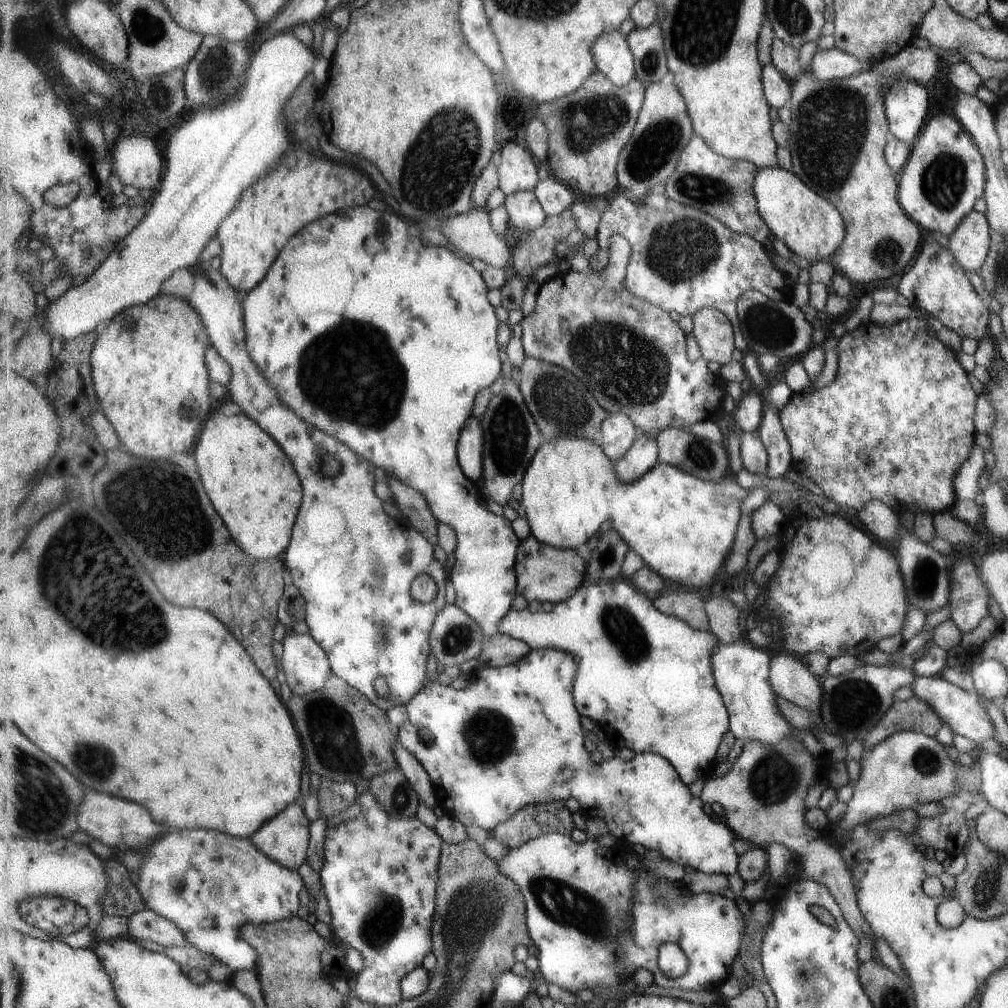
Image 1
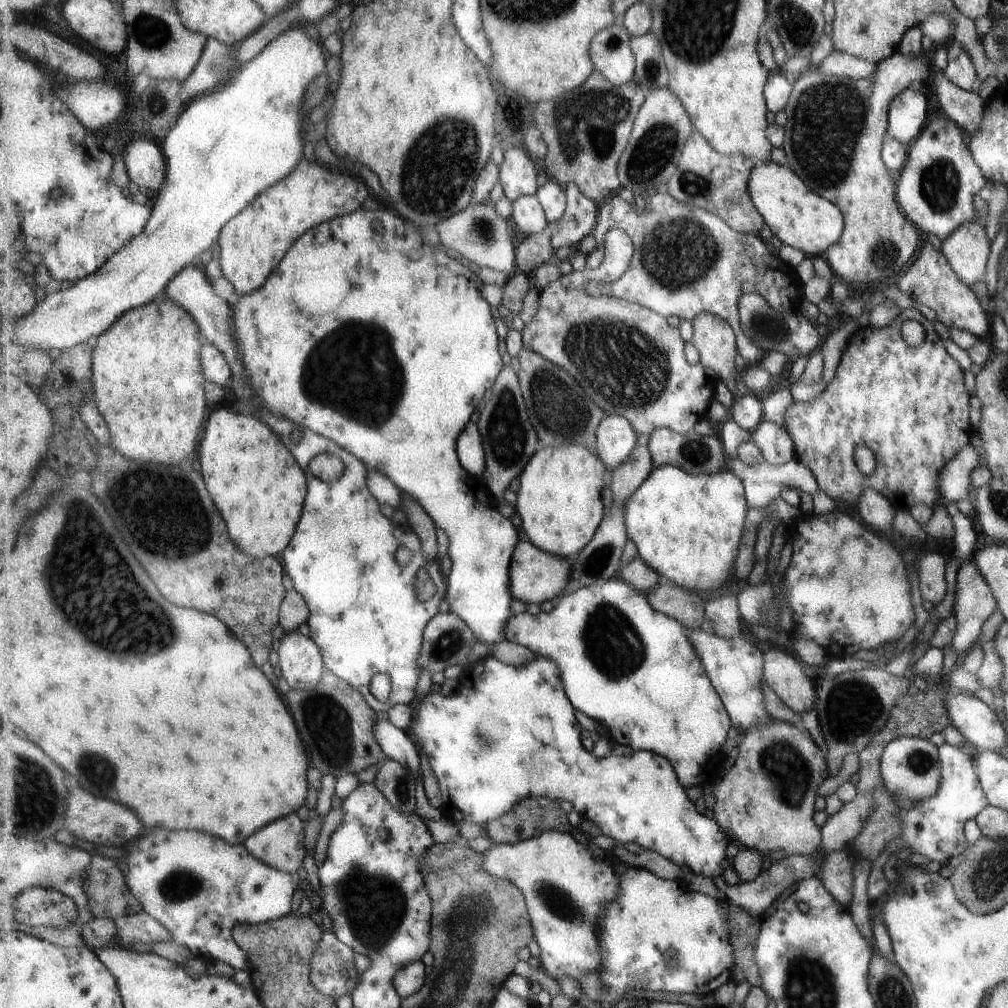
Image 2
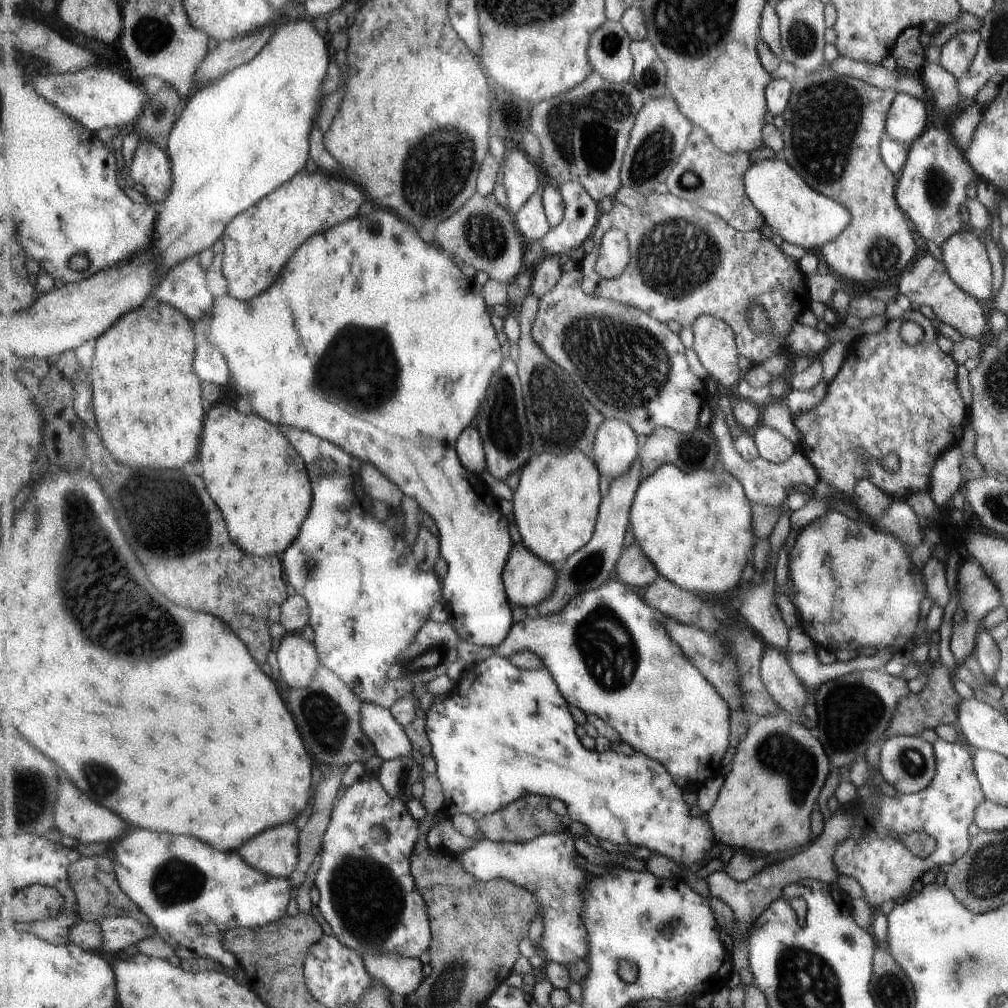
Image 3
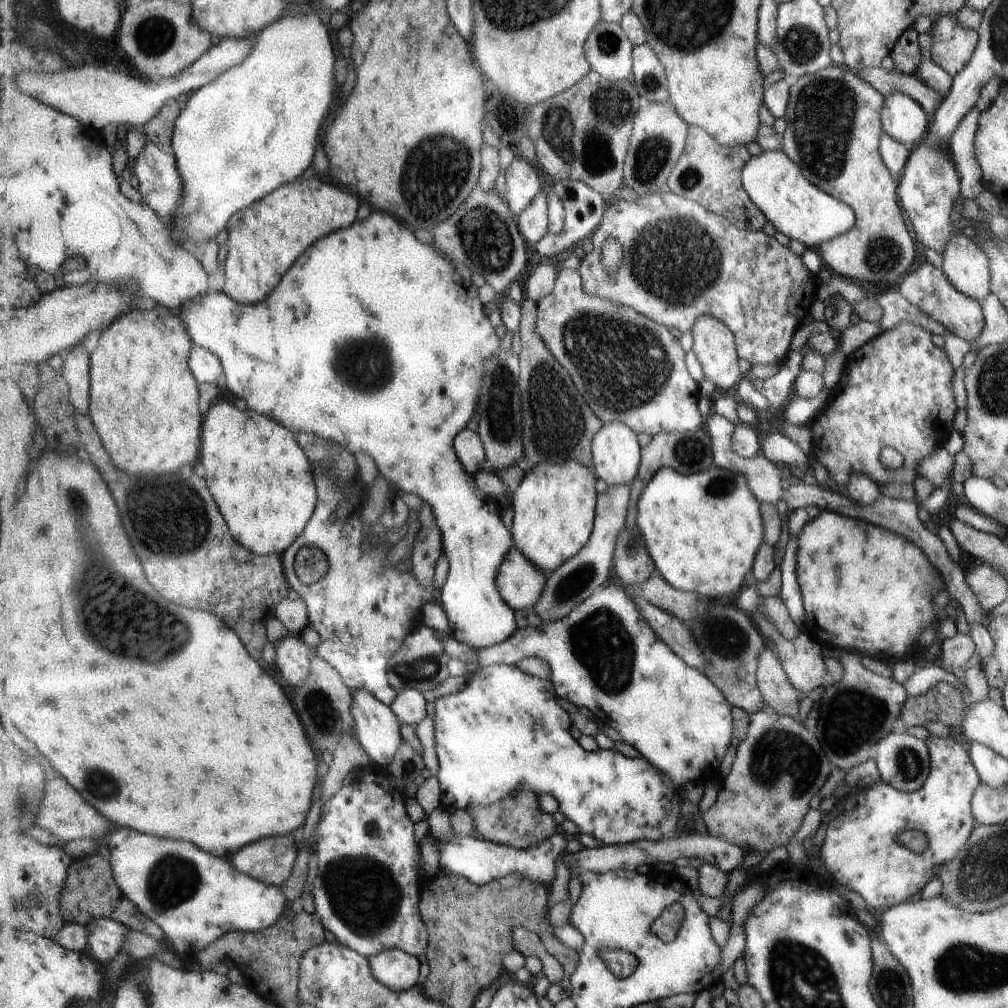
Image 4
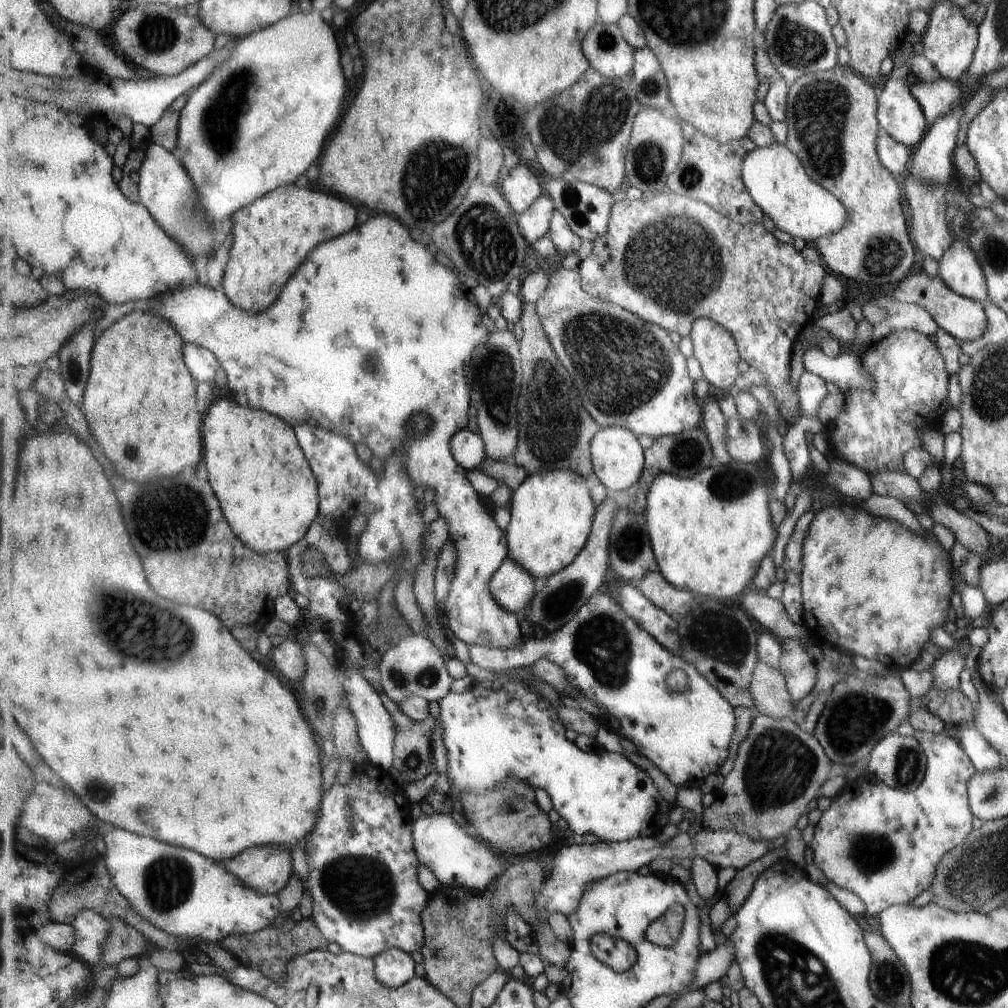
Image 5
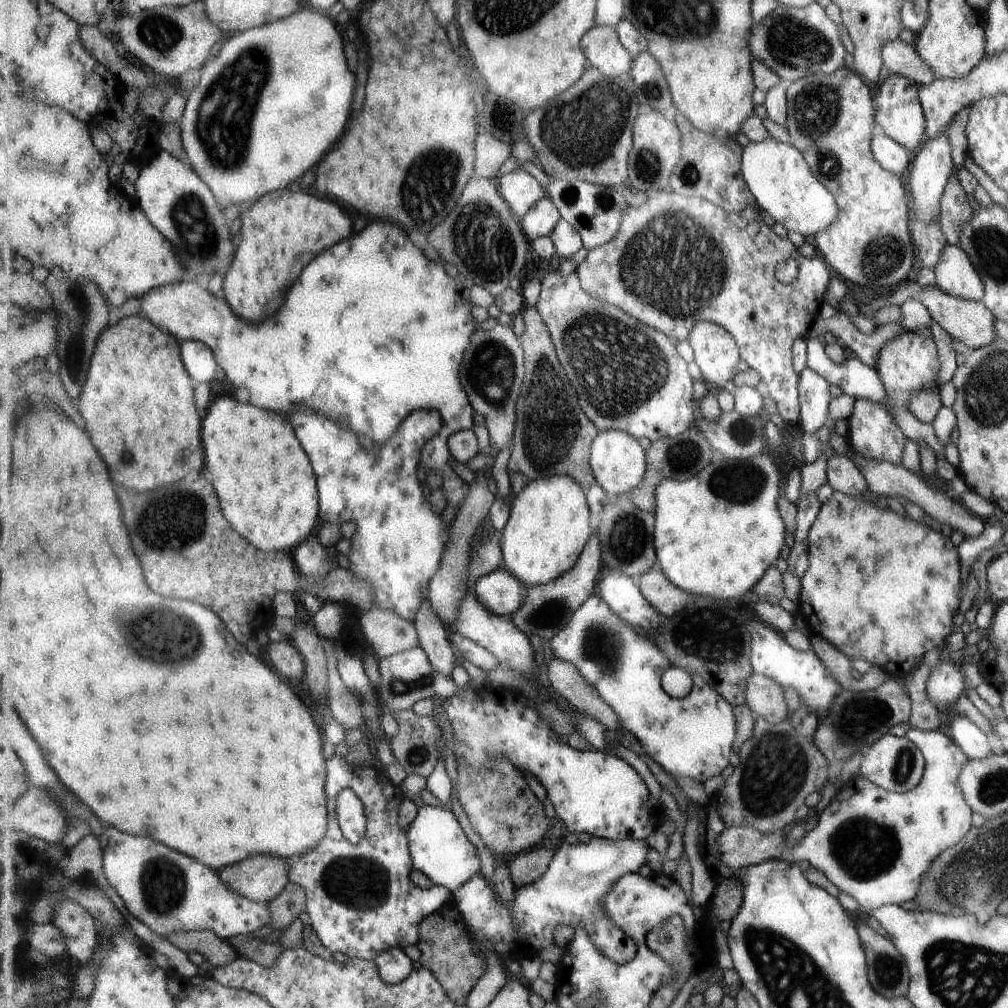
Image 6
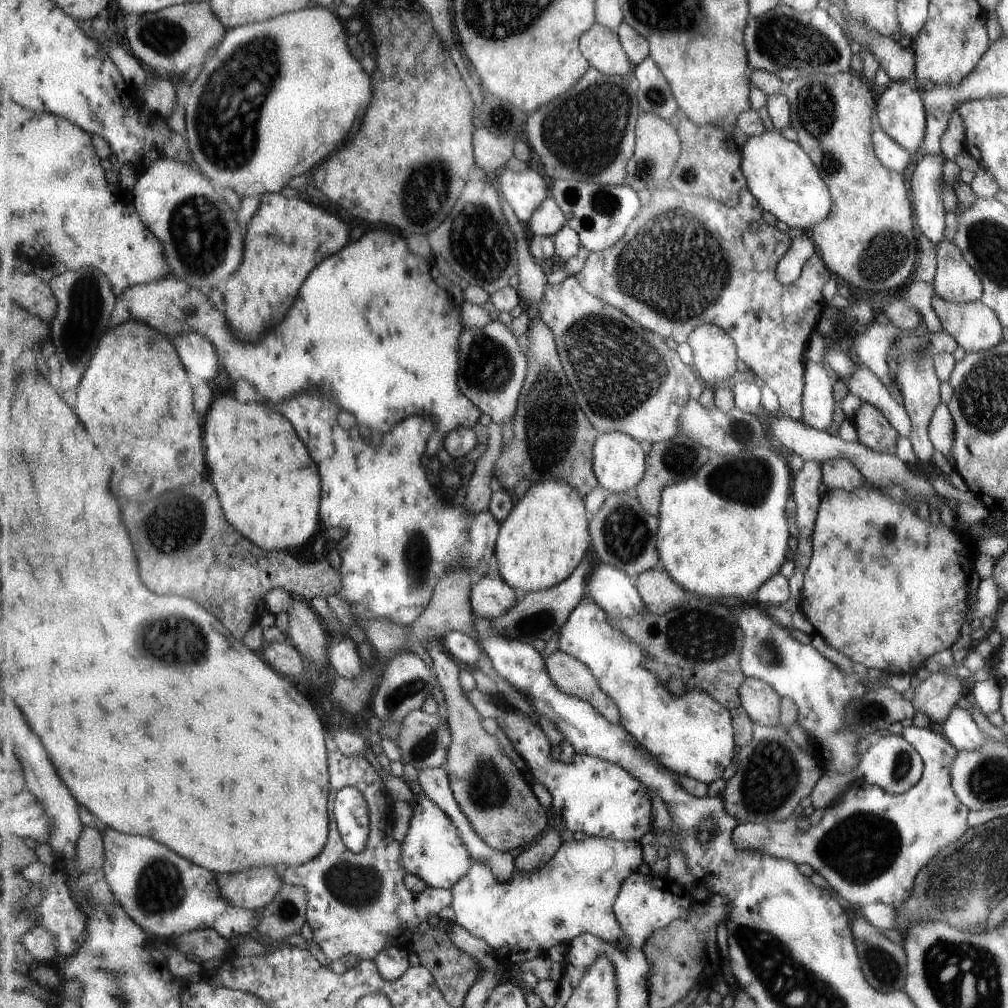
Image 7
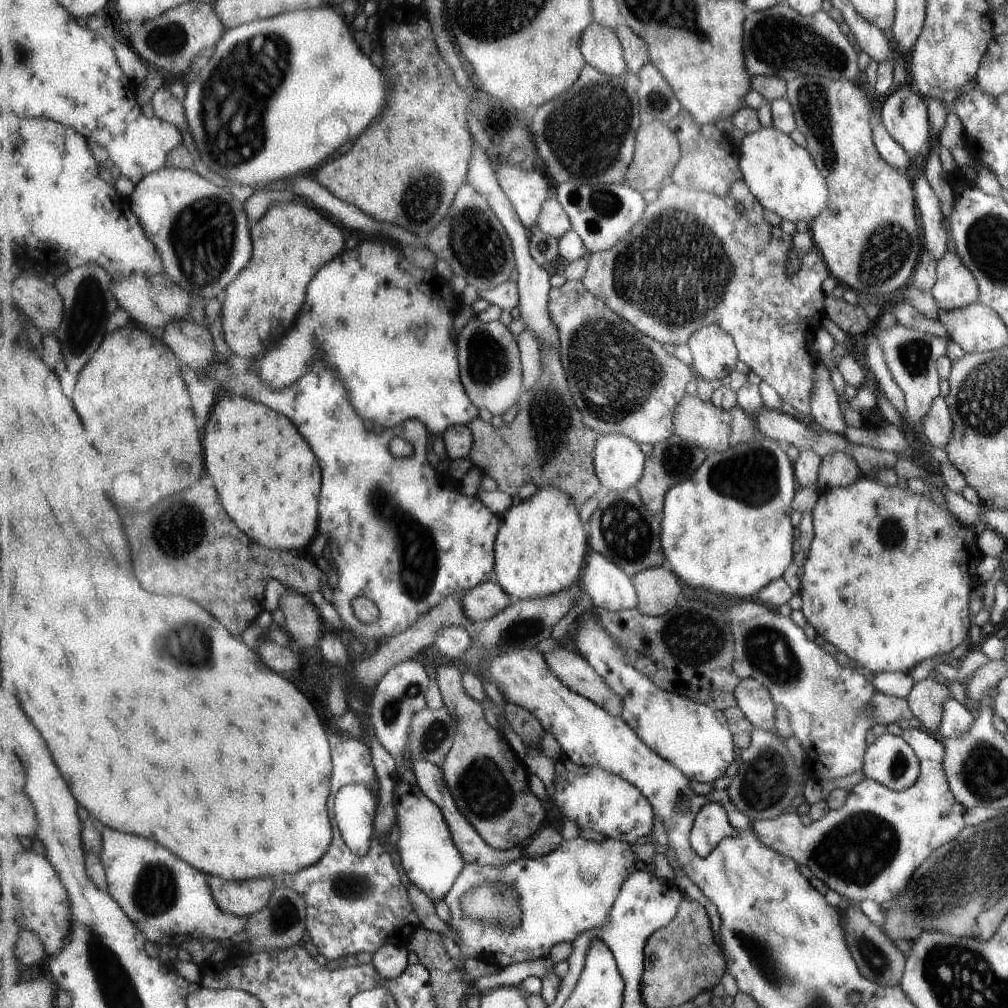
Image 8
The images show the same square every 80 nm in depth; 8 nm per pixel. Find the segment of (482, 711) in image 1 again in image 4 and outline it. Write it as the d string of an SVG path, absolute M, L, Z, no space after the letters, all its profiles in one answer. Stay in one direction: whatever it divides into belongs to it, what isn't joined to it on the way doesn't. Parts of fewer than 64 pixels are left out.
M481 665L480 668L472 675L467 675L465 687L455 694L445 695L435 700L435 714L433 718L435 752L439 762L437 777L440 780L442 790L442 804L447 810L454 812L458 810L466 810L471 812L475 807L483 805L492 805L493 803L502 801L510 797L517 790L533 790L537 794L550 794L559 804L559 810L565 818L571 820L581 828L583 834L593 836L597 840L601 840L605 845L624 845L631 844L640 840L648 840L656 843L661 841L674 841L682 834L691 834L689 830L679 829L679 821L683 820L681 816L681 790L669 788L659 769L650 763L643 756L639 758L628 758L614 749L587 752L581 748L581 744L571 736L571 716L569 712L559 704L557 700L556 684L552 679L540 679L533 675L522 671L518 666L513 665Z

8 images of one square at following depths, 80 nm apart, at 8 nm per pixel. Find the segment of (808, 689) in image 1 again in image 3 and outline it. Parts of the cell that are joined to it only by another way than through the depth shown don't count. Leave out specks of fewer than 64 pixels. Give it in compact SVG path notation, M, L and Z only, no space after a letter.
M771 647L762 657L762 679L769 692L787 714L798 716L805 704L805 688L794 673L784 650Z

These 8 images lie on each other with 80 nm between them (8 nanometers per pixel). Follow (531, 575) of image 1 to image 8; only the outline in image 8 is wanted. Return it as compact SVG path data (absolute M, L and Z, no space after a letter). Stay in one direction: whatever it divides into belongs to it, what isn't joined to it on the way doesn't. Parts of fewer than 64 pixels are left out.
M487 581L464 594L463 602L472 621L490 621L511 604L511 595L499 581Z

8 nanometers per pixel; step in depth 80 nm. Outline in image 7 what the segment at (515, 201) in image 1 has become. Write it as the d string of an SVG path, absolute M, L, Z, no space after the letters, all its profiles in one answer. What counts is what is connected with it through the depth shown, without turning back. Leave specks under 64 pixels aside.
M550 197L537 207L527 224L527 229L530 235L555 236L565 225L567 217L563 209L553 197Z

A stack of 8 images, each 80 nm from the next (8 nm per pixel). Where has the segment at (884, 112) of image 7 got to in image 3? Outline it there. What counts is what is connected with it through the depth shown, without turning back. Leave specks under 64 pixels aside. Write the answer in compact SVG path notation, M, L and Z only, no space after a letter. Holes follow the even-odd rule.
M920 27L905 28L896 38L890 55L901 71L917 74L918 69L925 63L925 50L918 39L921 31ZM897 93L887 111L884 131L904 146L909 146L925 130L925 106L913 95Z

